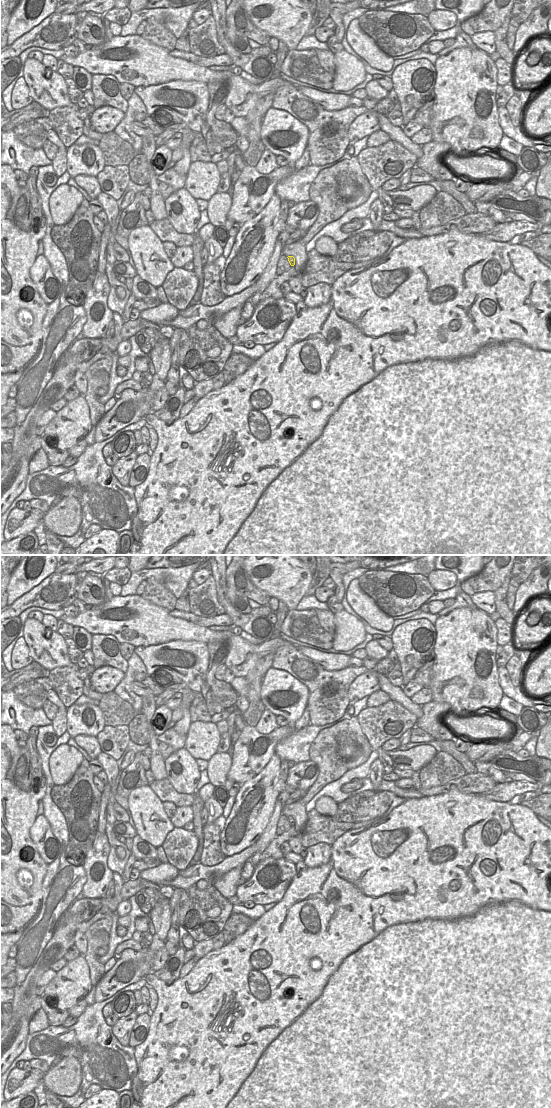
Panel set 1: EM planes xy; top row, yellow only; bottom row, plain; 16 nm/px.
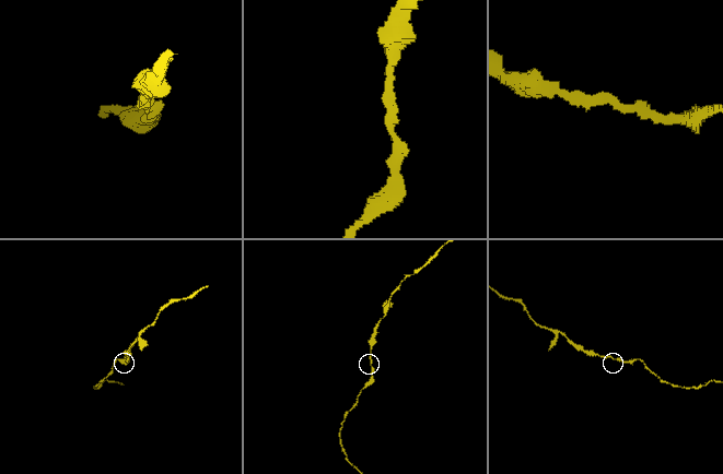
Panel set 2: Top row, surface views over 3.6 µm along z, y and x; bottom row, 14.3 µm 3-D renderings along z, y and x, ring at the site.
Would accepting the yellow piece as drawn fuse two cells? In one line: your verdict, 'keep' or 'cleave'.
keep

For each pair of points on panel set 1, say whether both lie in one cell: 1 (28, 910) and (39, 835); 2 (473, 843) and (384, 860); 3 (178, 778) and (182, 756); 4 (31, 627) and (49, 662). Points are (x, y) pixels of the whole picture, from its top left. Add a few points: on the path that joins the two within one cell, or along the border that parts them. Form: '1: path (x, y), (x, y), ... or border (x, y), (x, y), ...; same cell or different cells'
1: border (31, 826), (29, 837), (39, 856), (47, 864); different cells
2: path (451, 865), (406, 865); same cell
3: path (183, 773), (182, 761); same cell
4: path (36, 636), (50, 653); same cell

